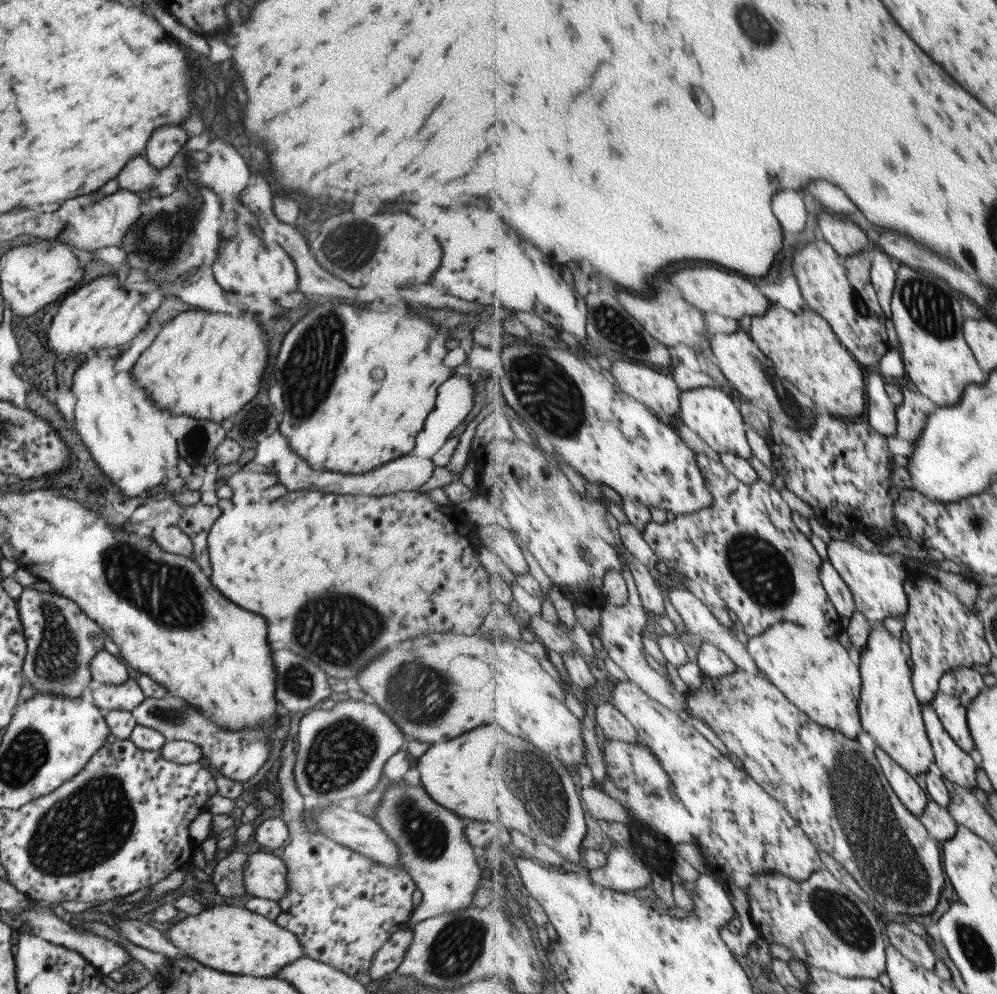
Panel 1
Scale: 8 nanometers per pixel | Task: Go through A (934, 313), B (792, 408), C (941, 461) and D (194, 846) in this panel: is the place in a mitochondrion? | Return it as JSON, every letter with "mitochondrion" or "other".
{"A":"mitochondrion","B":"mitochondrion","C":"other","D":"other"}

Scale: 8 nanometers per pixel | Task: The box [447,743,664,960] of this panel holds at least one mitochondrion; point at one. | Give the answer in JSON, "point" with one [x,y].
{"point":[537,781]}

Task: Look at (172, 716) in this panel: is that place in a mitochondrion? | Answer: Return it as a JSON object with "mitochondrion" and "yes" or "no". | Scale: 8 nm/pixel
{"mitochondrion":"yes"}

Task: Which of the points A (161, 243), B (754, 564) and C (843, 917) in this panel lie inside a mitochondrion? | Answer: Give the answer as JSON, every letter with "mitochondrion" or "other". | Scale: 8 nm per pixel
{"A":"mitochondrion","B":"mitochondrion","C":"mitochondrion"}

